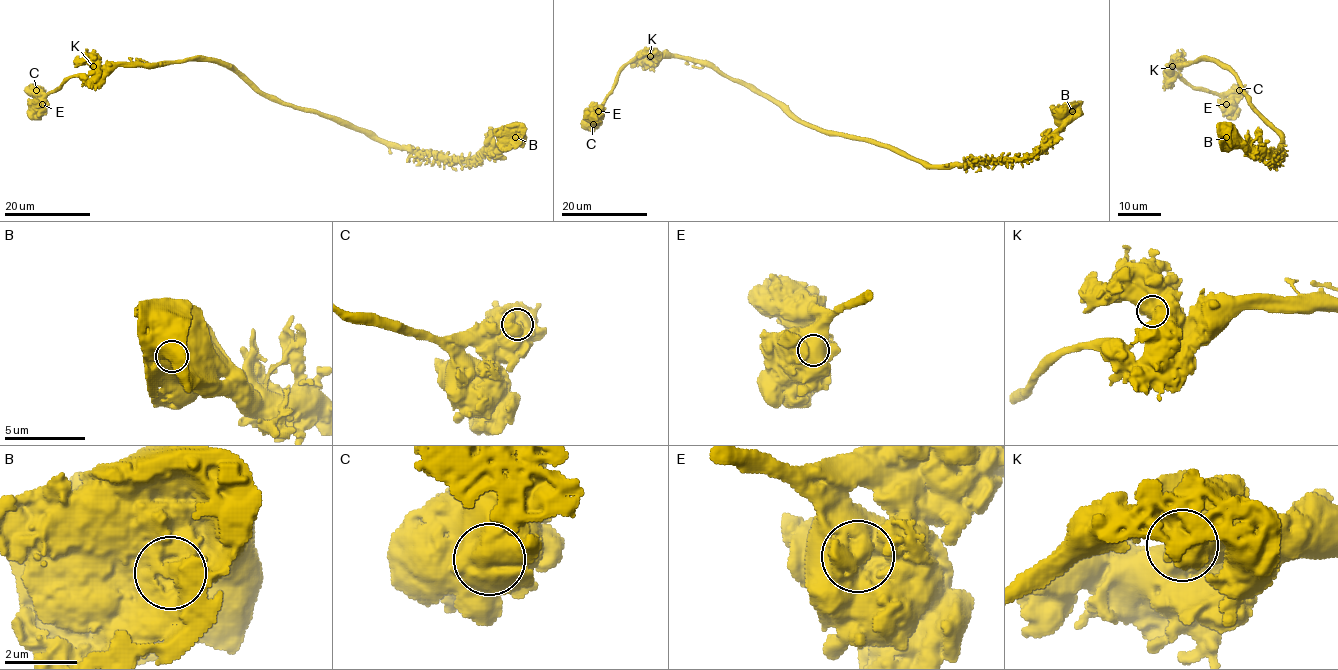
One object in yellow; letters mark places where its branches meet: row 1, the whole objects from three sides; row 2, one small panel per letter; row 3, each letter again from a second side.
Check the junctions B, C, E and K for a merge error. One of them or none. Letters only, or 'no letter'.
no letter

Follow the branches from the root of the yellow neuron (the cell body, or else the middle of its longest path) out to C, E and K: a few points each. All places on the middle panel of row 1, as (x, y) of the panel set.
C: (1064, 115), (1026, 158), (923, 165), (871, 141), (805, 126), (708, 65), (642, 54), (621, 71), (593, 124)
E: (1064, 115), (1026, 158), (923, 165), (871, 141), (805, 126), (708, 65), (647, 54), (621, 71), (598, 111)
K: (1064, 115), (1060, 127), (1026, 158), (923, 165), (871, 141), (805, 126), (708, 65), (650, 56)

